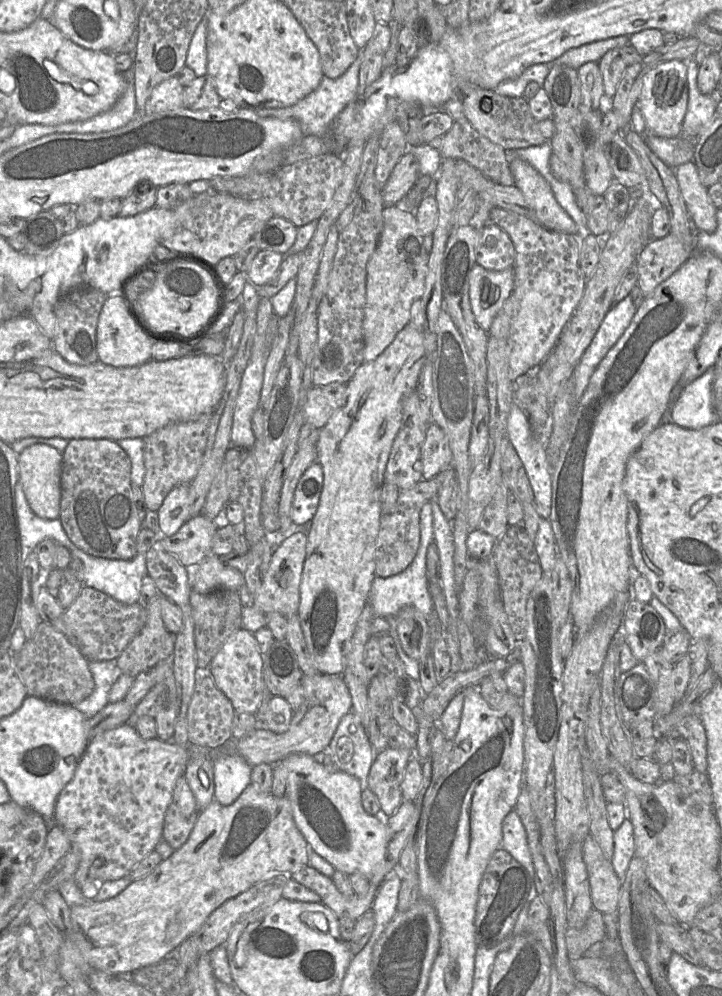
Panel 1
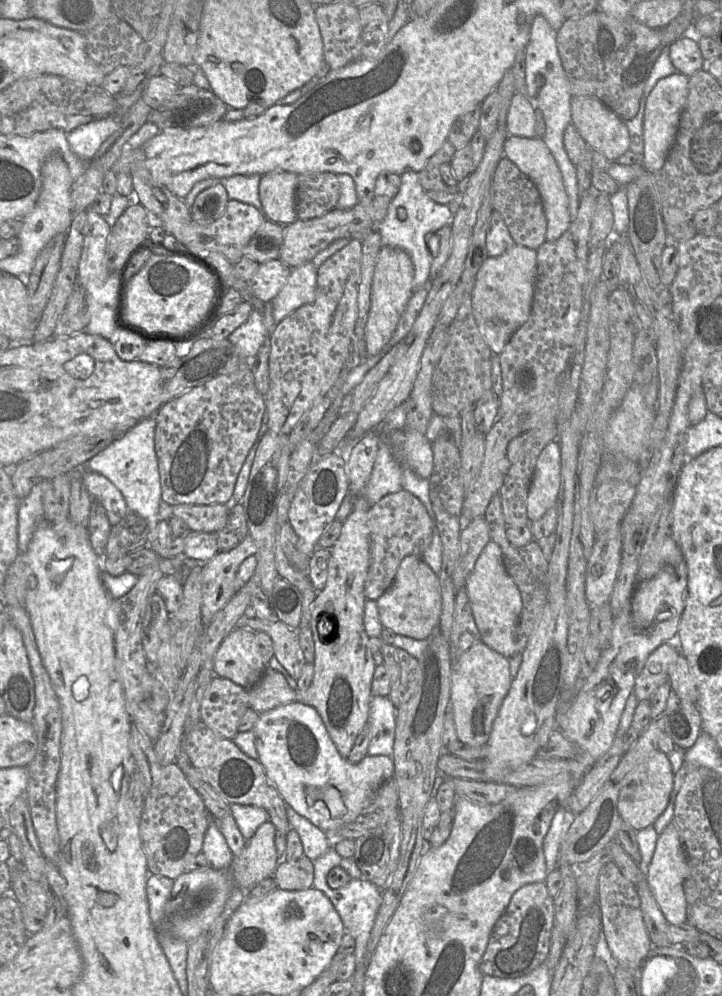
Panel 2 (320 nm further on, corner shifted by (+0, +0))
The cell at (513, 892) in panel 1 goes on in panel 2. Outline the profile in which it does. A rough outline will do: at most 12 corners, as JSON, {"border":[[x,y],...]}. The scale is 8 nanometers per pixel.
{"border":[[518,889],[491,932],[482,974],[517,978],[549,954],[554,899]]}

